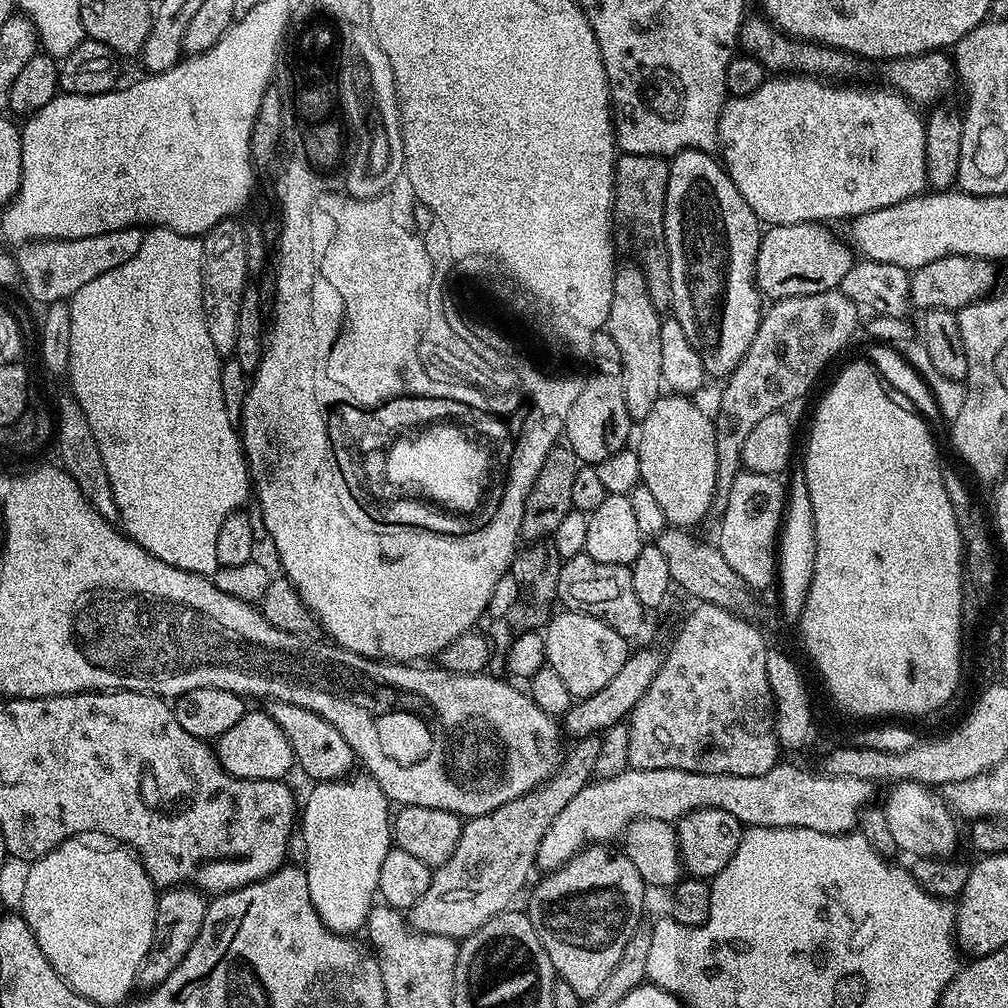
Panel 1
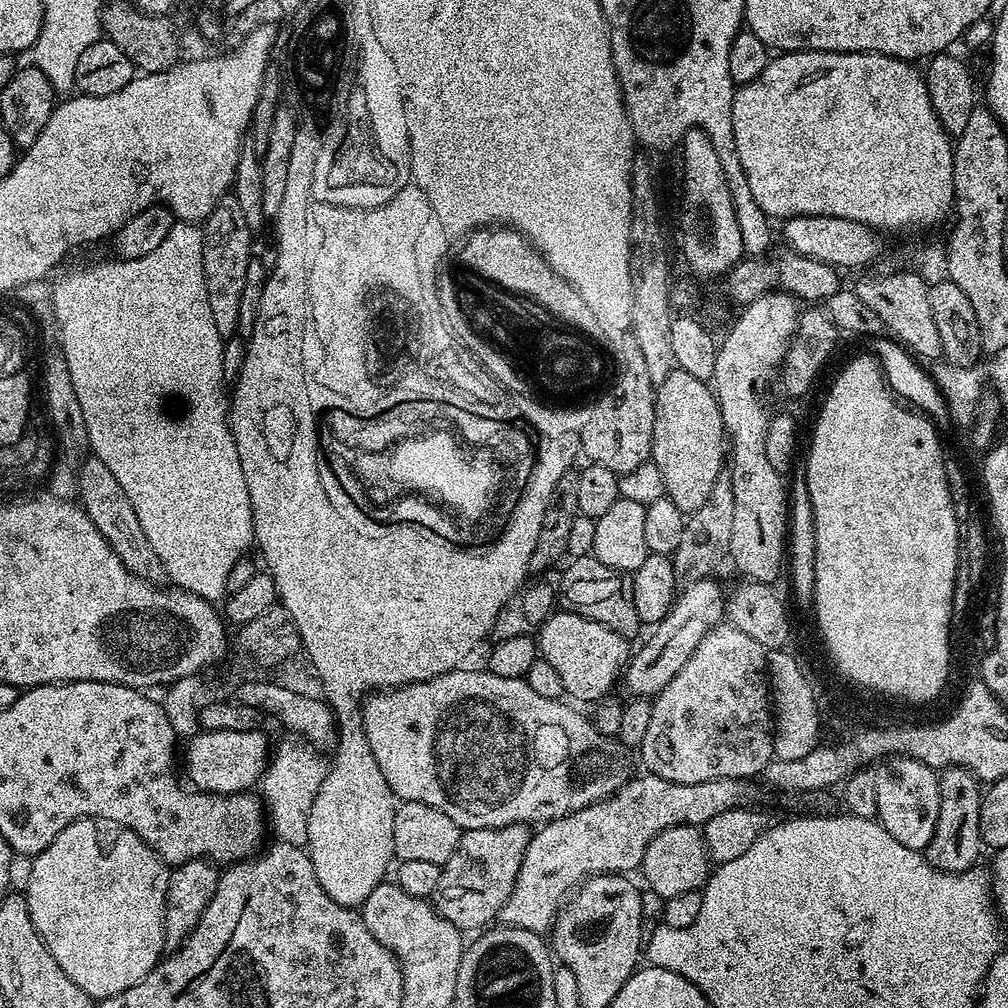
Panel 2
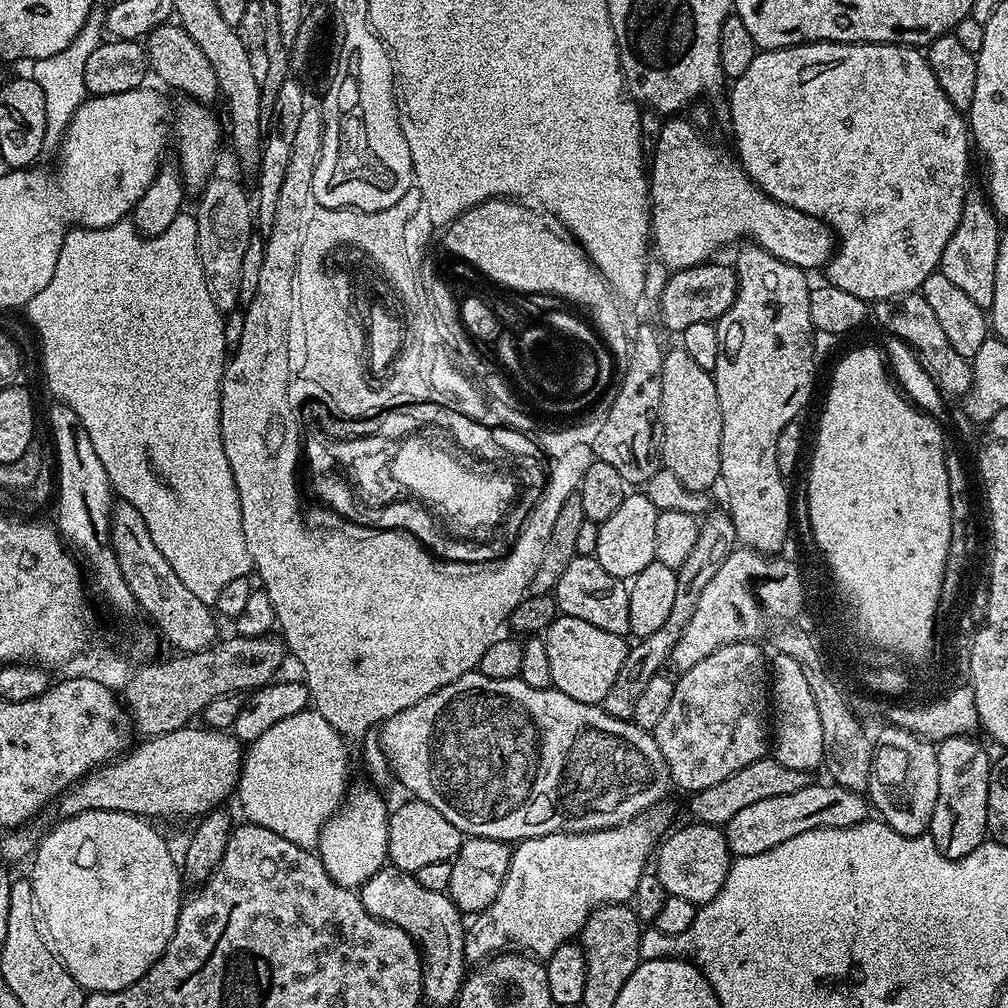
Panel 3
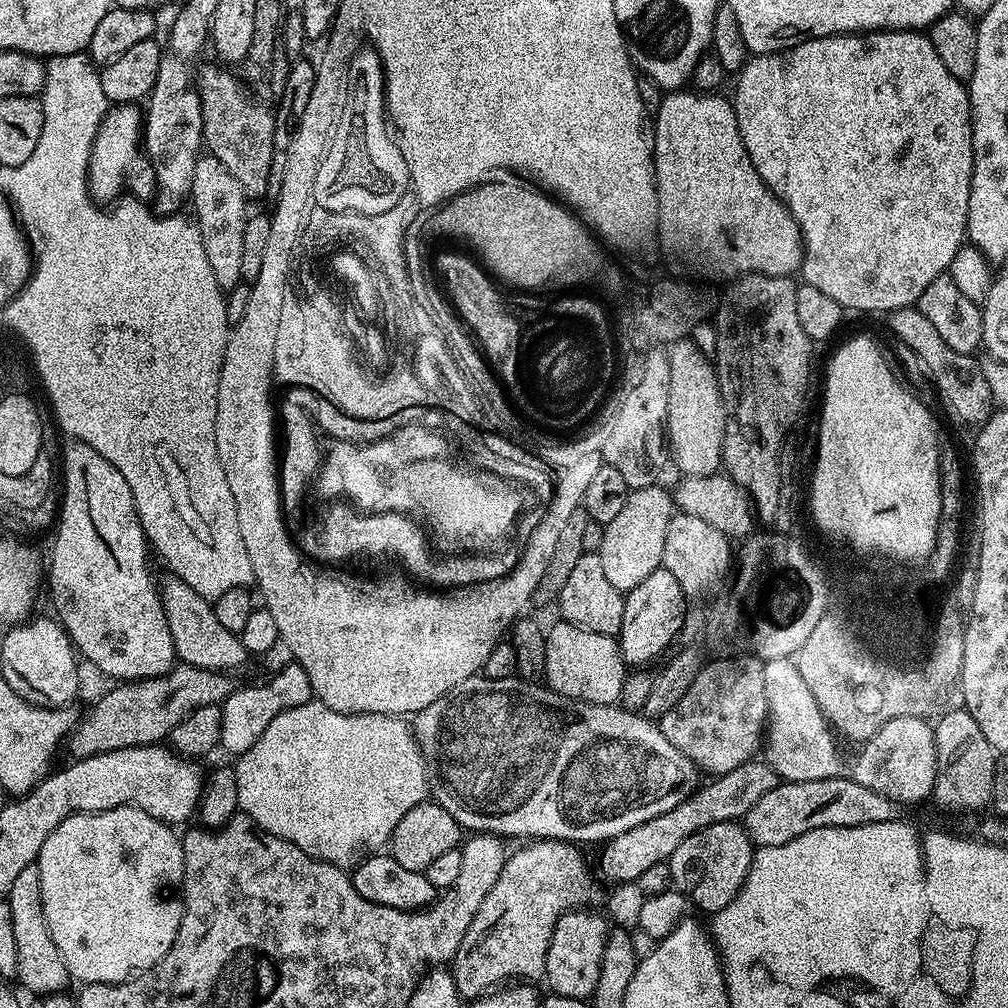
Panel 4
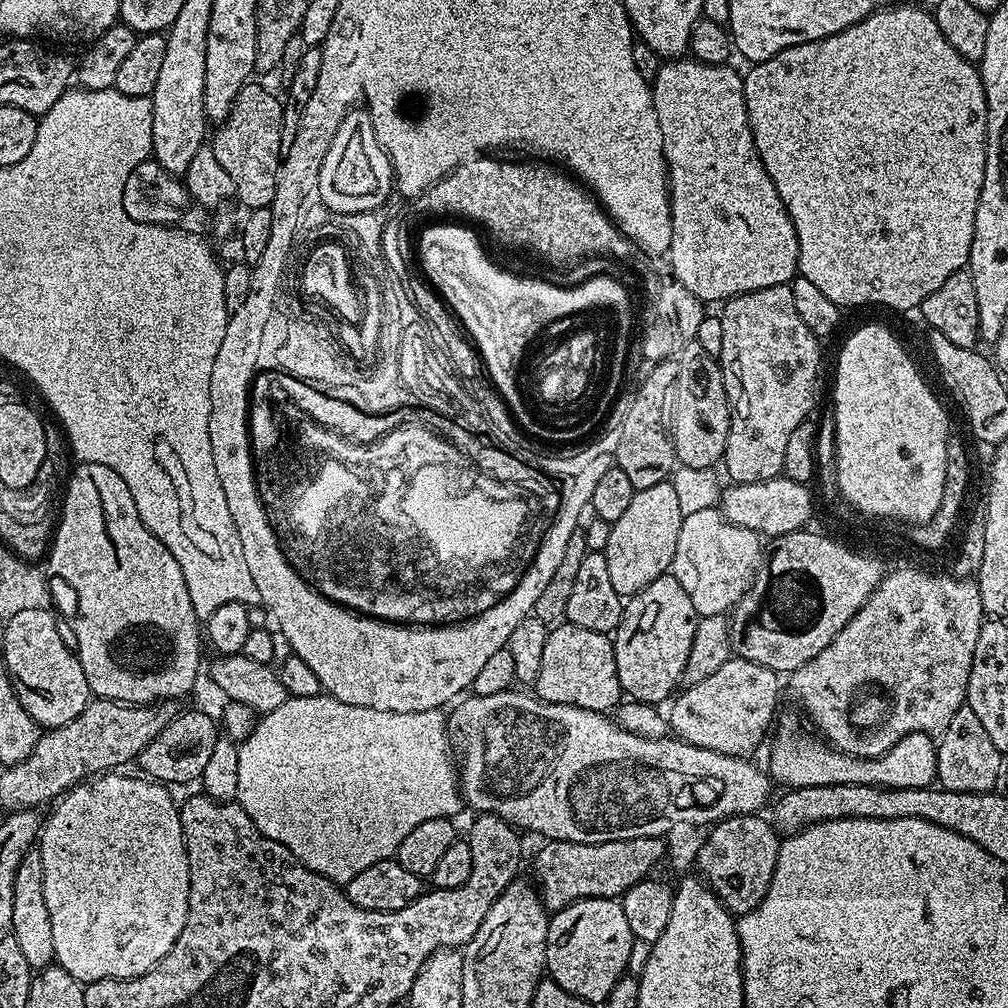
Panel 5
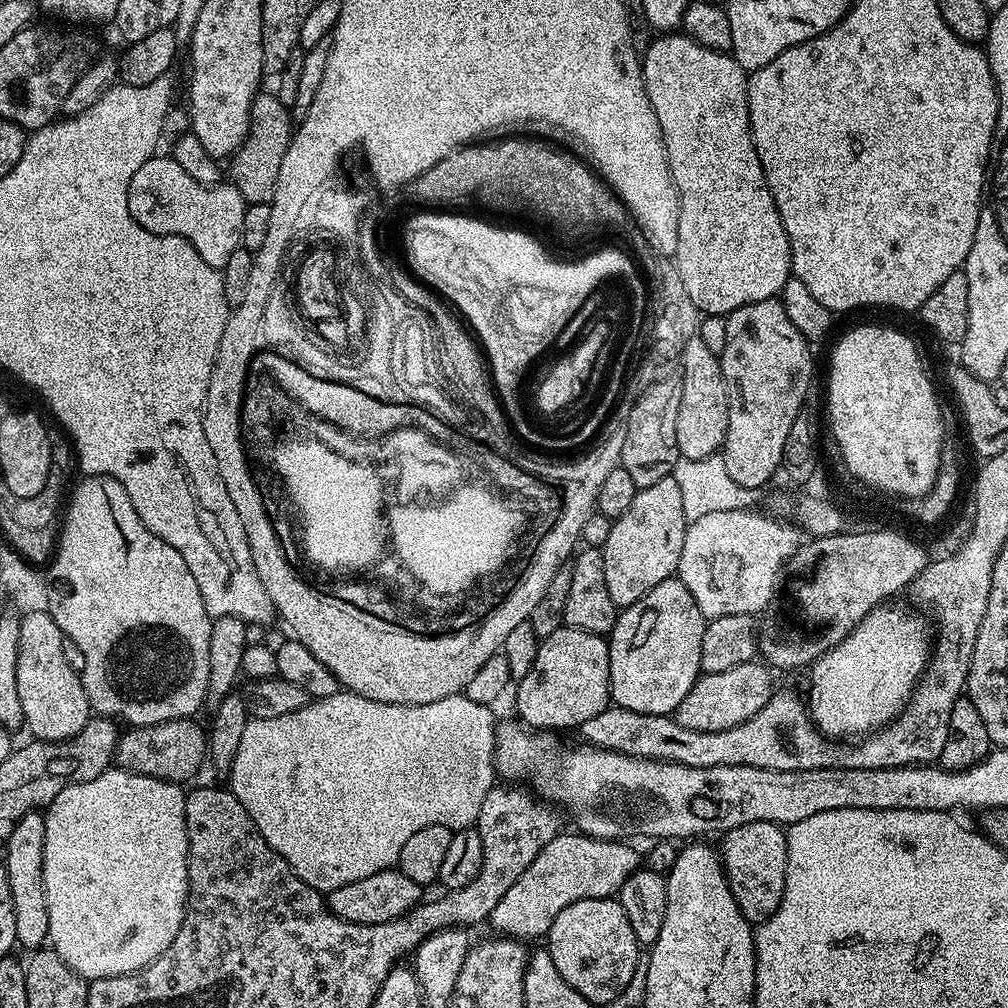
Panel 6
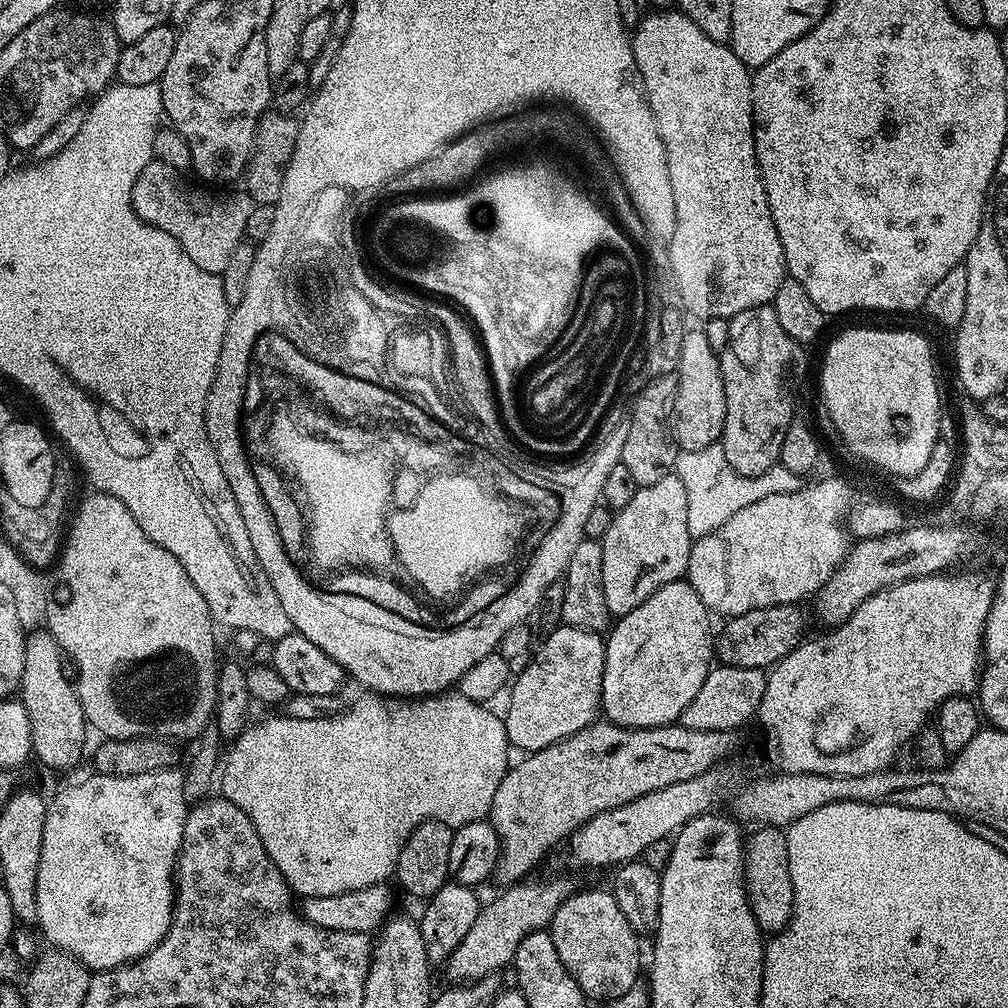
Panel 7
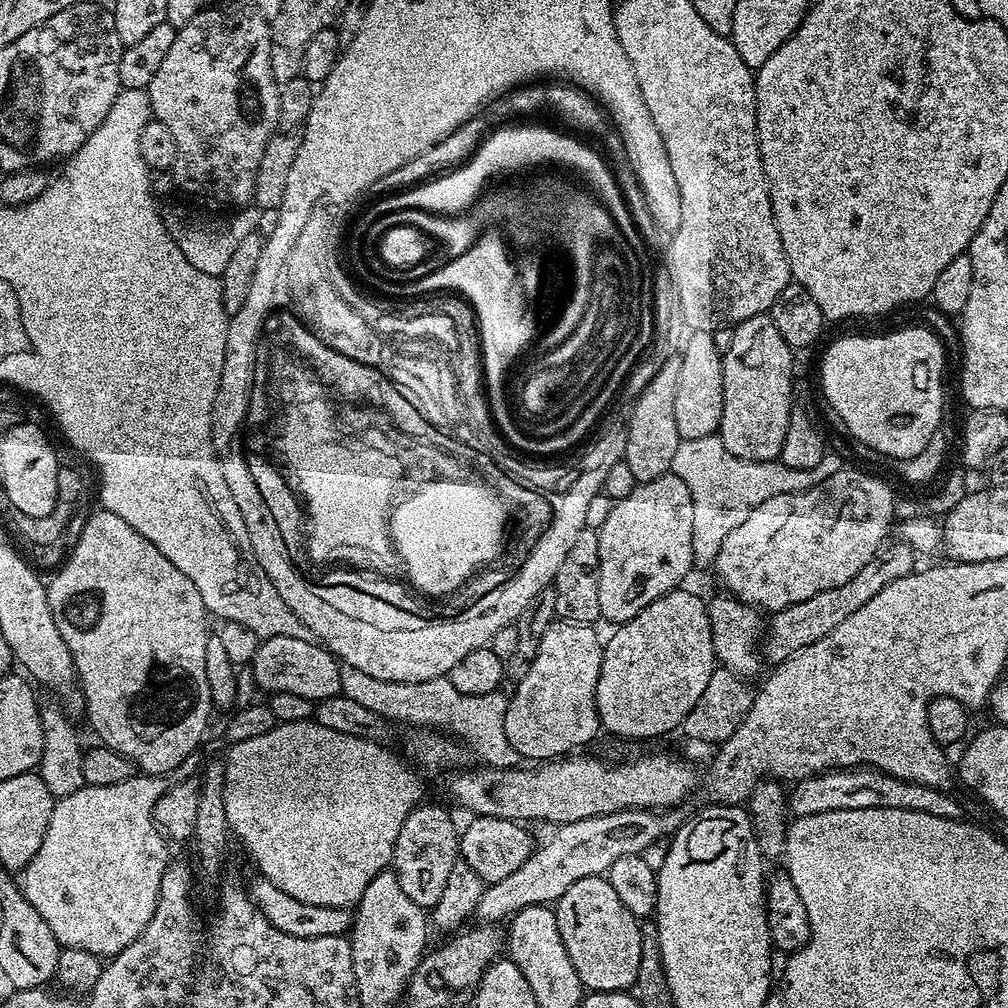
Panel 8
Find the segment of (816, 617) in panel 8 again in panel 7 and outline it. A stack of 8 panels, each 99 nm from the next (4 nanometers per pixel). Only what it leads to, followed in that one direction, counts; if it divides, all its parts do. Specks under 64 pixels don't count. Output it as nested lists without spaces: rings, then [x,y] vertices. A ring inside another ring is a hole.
[[[779,604],[750,610],[744,616],[733,616],[714,640],[714,652],[720,664],[771,669],[787,652],[792,652],[805,639],[803,607]]]

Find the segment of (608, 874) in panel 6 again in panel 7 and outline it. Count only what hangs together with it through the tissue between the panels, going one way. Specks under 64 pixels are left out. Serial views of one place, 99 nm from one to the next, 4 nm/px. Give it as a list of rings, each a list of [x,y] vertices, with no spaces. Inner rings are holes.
[[[556,876],[553,880],[532,880],[517,882],[505,887],[501,896],[485,903],[480,909],[478,918],[474,918],[474,926],[462,942],[452,951],[446,963],[444,972],[452,982],[475,982],[483,976],[490,976],[513,963],[518,942],[531,932],[547,929],[552,923],[558,906],[567,900],[574,891],[574,885],[564,876]],[[529,883],[529,884],[528,884]]]

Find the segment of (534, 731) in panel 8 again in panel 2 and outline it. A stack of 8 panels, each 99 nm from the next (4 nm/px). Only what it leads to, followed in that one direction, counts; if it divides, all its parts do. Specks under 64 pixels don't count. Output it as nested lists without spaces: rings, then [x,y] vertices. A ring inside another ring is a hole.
[[[563,610],[553,611],[538,629],[539,655],[554,666],[558,678],[562,678],[565,693],[572,695],[573,701],[597,702],[613,691],[630,659],[628,644],[629,641],[614,630]]]

